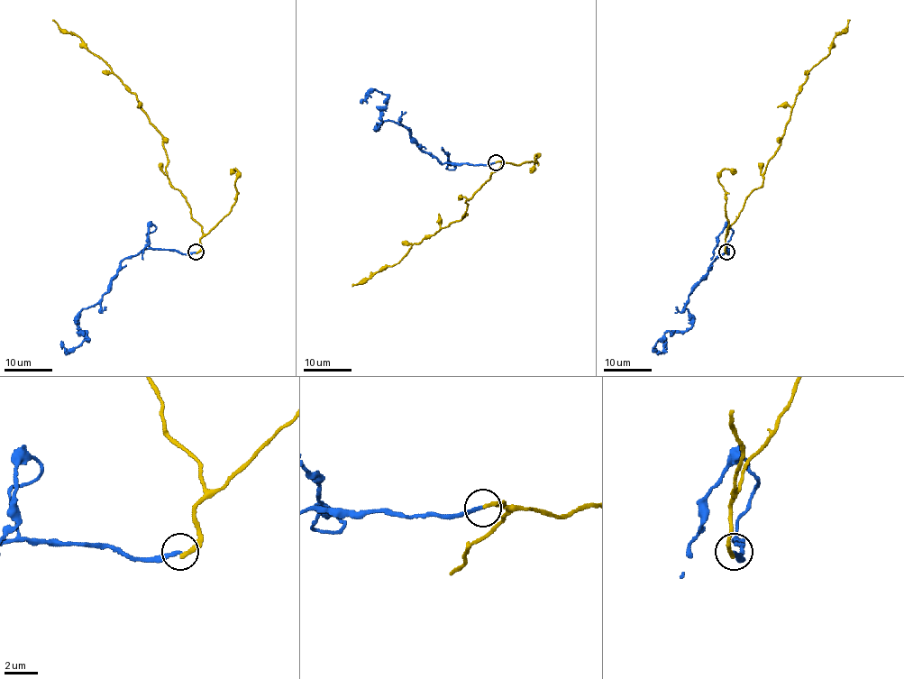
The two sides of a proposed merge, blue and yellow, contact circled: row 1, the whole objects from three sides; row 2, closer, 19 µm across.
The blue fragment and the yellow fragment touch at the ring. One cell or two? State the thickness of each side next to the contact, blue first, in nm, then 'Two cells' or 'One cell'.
Thickness 200 nm (blue) against 260 nm. Two cells

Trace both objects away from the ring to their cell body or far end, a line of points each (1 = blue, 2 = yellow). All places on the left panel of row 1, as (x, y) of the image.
1: (196, 252), (149, 249), (126, 257), (112, 286), (80, 313), (77, 325), (86, 340), (67, 353), (61, 340)
2: (196, 252), (200, 249), (201, 226), (190, 215), (186, 197), (170, 183), (159, 132), (115, 74), (52, 20)

